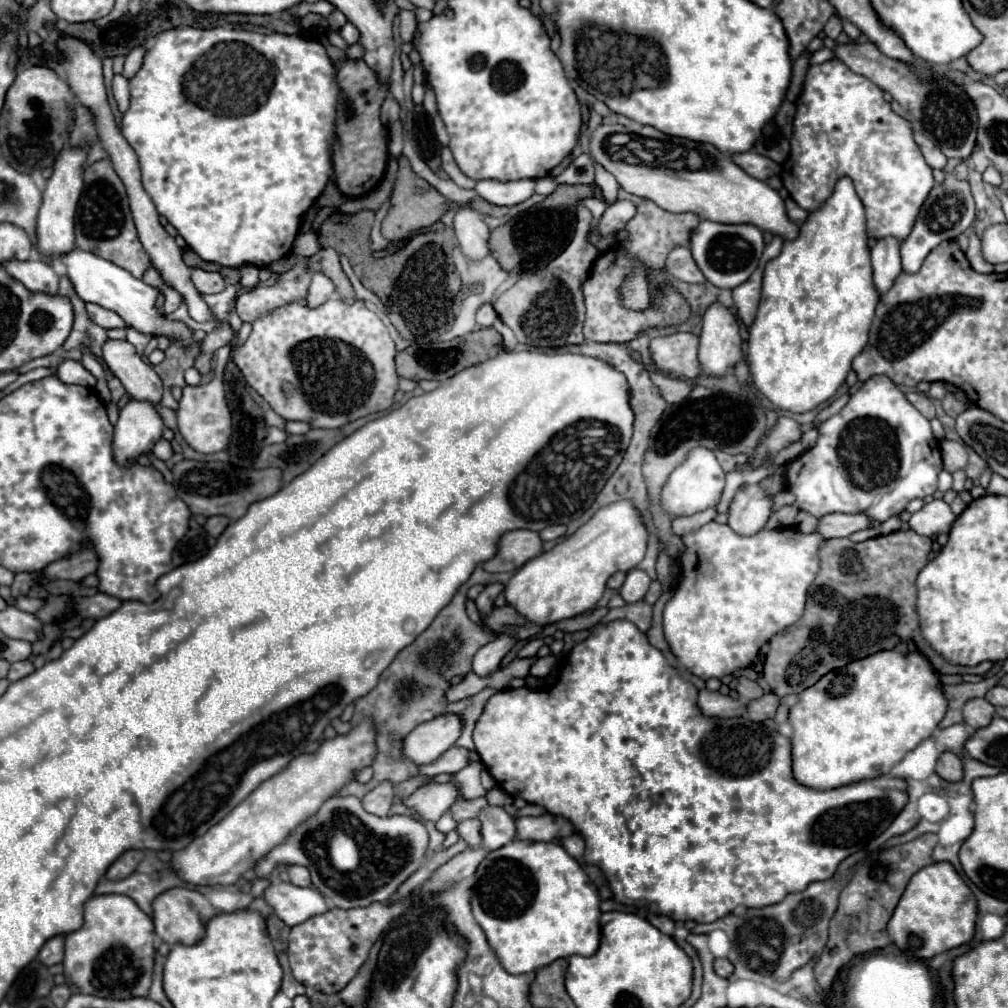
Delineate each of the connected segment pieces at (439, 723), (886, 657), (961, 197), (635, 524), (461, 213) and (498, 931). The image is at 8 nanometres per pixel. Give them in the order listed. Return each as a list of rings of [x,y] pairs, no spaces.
[[[455,714],[437,716],[419,724],[411,734],[403,738],[403,760],[411,760],[415,766],[435,762],[445,754],[461,736],[461,720]]]
[[[883,650],[875,652],[875,656],[855,660],[847,664],[847,668],[829,672],[817,684],[803,690],[797,696],[797,704],[791,706],[789,724],[793,726],[793,776],[809,788],[831,790],[865,778],[889,774],[907,752],[933,734],[945,712],[947,698],[941,690],[939,674],[919,650],[907,654]]]
[[[945,170],[945,180],[943,184],[935,184],[933,190],[929,192],[915,226],[911,234],[903,240],[901,244],[901,260],[903,260],[903,270],[905,272],[917,272],[925,260],[925,256],[937,248],[945,240],[957,238],[961,232],[965,232],[975,220],[975,200],[969,188],[967,180],[961,180],[957,172],[947,172]]]
[[[631,500],[607,504],[569,538],[519,568],[505,586],[505,598],[523,616],[537,624],[553,624],[579,616],[595,608],[605,592],[607,580],[615,572],[629,572],[645,558],[647,542],[649,532],[643,514]]]
[[[463,206],[455,212],[453,230],[459,240],[459,248],[471,260],[481,260],[489,254],[489,228],[483,218],[485,216],[481,212],[475,212],[475,208],[471,206]]]
[[[513,840],[489,856],[477,868],[477,884],[473,888],[473,916],[487,934],[489,946],[497,952],[503,968],[511,974],[535,972],[559,958],[573,954],[591,956],[601,942],[599,928],[599,894],[579,862],[567,854],[557,842]]]

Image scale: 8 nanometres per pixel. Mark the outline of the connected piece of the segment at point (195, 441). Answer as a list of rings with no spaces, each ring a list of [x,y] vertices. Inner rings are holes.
[[[217,360],[215,378],[209,384],[185,386],[177,408],[177,424],[183,440],[199,454],[215,454],[227,448],[231,434],[231,414],[223,392],[223,362]]]

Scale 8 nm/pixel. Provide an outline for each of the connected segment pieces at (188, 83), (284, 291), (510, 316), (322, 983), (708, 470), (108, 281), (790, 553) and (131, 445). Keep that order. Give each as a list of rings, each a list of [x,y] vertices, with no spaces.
[[[191,26],[185,30],[167,30],[161,32],[151,42],[145,54],[145,62],[141,70],[135,74],[135,78],[129,82],[129,88],[131,88],[131,106],[123,114],[121,134],[139,156],[143,188],[155,202],[159,216],[165,216],[167,222],[185,238],[187,246],[207,262],[215,262],[227,268],[241,268],[245,264],[261,268],[285,258],[293,248],[301,216],[325,190],[331,172],[329,148],[335,138],[335,104],[339,98],[339,88],[335,84],[335,68],[323,44],[303,36],[261,34],[253,30],[233,30],[219,26],[209,30]]]
[[[297,256],[297,264],[279,276],[279,282],[273,286],[255,286],[239,296],[237,312],[243,322],[253,322],[283,304],[293,304],[295,300],[307,298],[307,288],[311,284],[311,272],[307,270],[307,260]]]
[[[577,202],[577,228],[571,244],[549,262],[549,266],[529,278],[521,278],[513,288],[501,294],[495,302],[495,310],[499,318],[515,332],[521,344],[537,346],[537,348],[561,348],[569,344],[585,344],[583,336],[583,320],[585,320],[585,304],[583,304],[583,280],[587,280],[599,250],[587,244],[587,232],[591,226],[593,214]]]
[[[395,902],[391,906],[371,904],[367,908],[351,908],[351,912],[333,908],[321,916],[309,918],[299,926],[293,926],[287,948],[293,976],[301,984],[317,992],[325,994],[341,992],[349,984],[349,980],[357,974],[359,966],[365,962],[369,948],[379,938],[379,934],[387,930],[389,924],[405,910],[407,906],[403,902]]]
[[[695,448],[689,454],[689,458],[681,466],[677,466],[673,470],[673,474],[669,476],[669,480],[661,492],[663,506],[673,516],[689,516],[689,514],[709,508],[709,506],[715,506],[721,498],[723,486],[725,486],[725,472],[719,466],[715,454],[707,448]]]
[[[73,248],[71,252],[63,254],[61,256],[61,262],[65,264],[67,268],[67,278],[71,280],[77,296],[83,300],[83,302],[93,302],[93,304],[99,304],[107,310],[113,310],[117,312],[127,326],[143,332],[143,334],[153,334],[153,336],[167,336],[171,340],[177,340],[181,344],[189,344],[191,340],[191,330],[181,324],[181,322],[169,322],[161,310],[155,308],[155,298],[159,294],[157,288],[153,286],[147,286],[143,280],[137,280],[133,278],[127,270],[115,266],[113,262],[101,258],[101,256],[95,256],[91,252],[85,252],[81,248]]]
[[[715,520],[695,532],[683,534],[681,540],[681,582],[677,584],[671,600],[665,604],[663,634],[671,652],[691,674],[703,680],[721,680],[723,676],[731,676],[735,670],[749,668],[761,646],[769,642],[775,632],[783,632],[801,618],[807,588],[819,572],[819,548],[823,548],[825,540],[819,532],[803,534],[795,526],[775,530],[763,528],[755,536],[739,536],[737,532],[731,532],[729,524],[719,524]]]
[[[129,400],[119,412],[119,422],[113,434],[113,456],[121,466],[137,464],[141,454],[151,454],[161,438],[163,422],[155,406],[149,402]]]

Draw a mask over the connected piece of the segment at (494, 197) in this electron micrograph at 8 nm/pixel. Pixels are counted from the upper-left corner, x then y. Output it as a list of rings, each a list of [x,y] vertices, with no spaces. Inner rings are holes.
[[[479,180],[475,186],[475,192],[491,204],[515,206],[531,198],[533,188],[535,188],[535,180],[513,180],[513,182]]]

